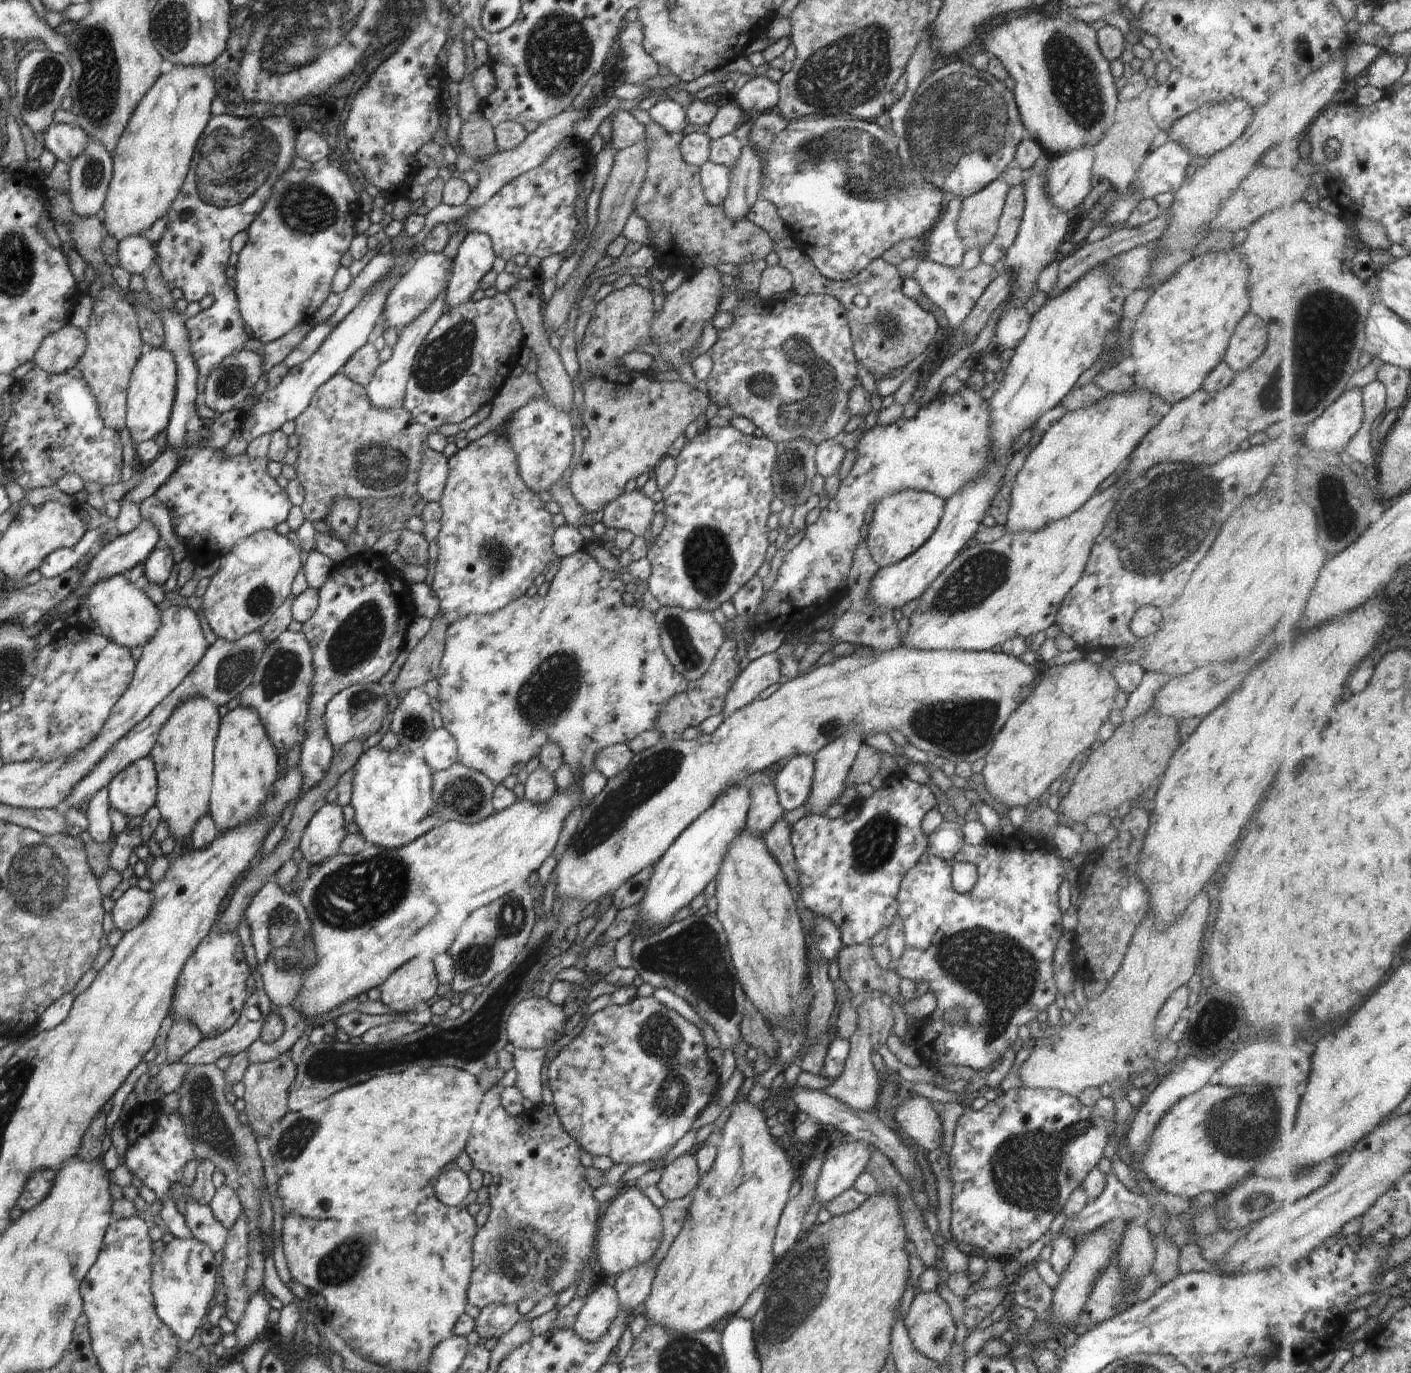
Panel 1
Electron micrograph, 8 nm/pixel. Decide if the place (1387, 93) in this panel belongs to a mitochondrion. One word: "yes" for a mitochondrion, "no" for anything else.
no

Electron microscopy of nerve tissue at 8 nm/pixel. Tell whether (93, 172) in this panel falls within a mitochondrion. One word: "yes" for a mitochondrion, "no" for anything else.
yes

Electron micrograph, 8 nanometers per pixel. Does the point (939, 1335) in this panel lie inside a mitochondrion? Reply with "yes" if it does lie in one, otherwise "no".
yes

